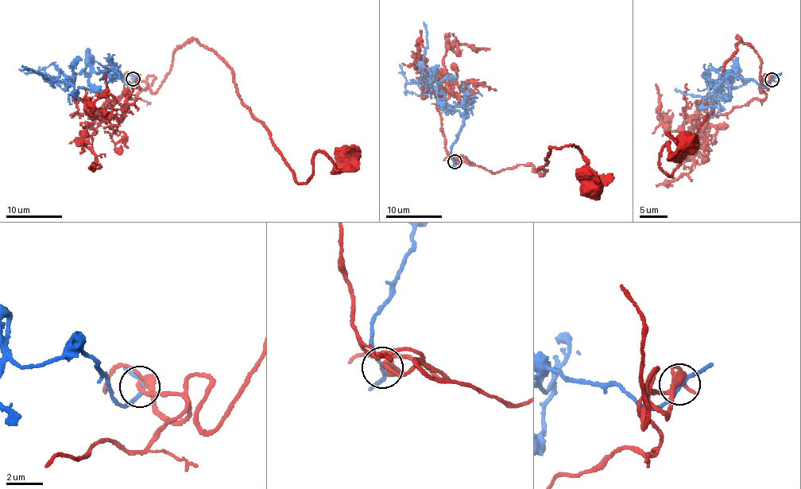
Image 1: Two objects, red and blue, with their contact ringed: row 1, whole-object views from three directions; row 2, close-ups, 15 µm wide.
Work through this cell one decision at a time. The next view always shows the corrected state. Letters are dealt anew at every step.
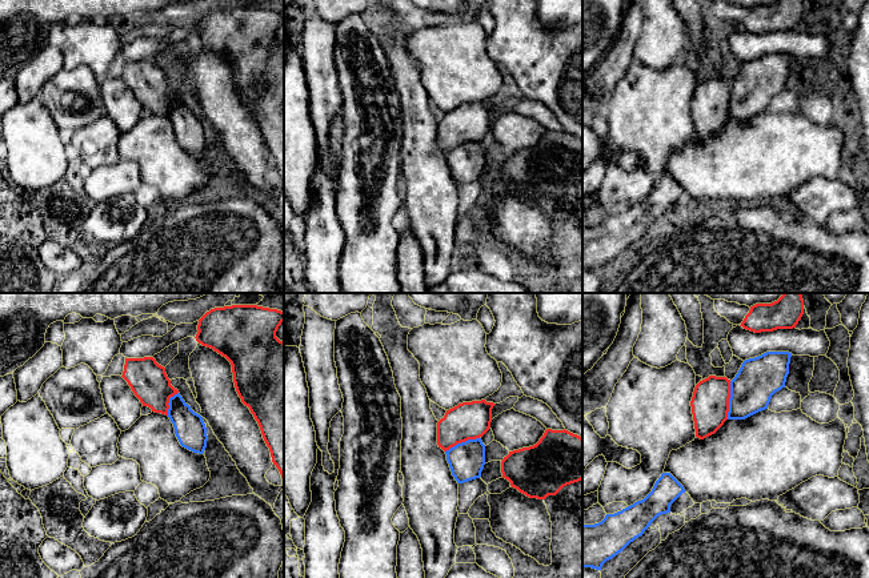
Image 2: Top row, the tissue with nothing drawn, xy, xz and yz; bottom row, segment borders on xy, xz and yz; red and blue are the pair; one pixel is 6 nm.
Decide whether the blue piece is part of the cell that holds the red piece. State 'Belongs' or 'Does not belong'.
Belongs

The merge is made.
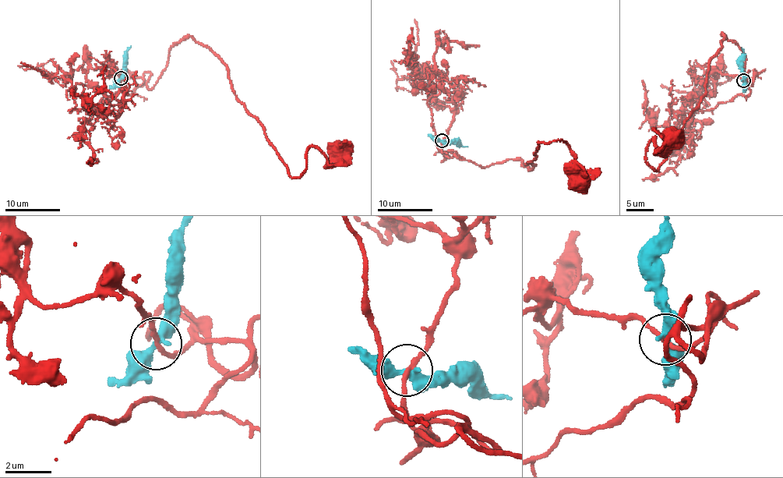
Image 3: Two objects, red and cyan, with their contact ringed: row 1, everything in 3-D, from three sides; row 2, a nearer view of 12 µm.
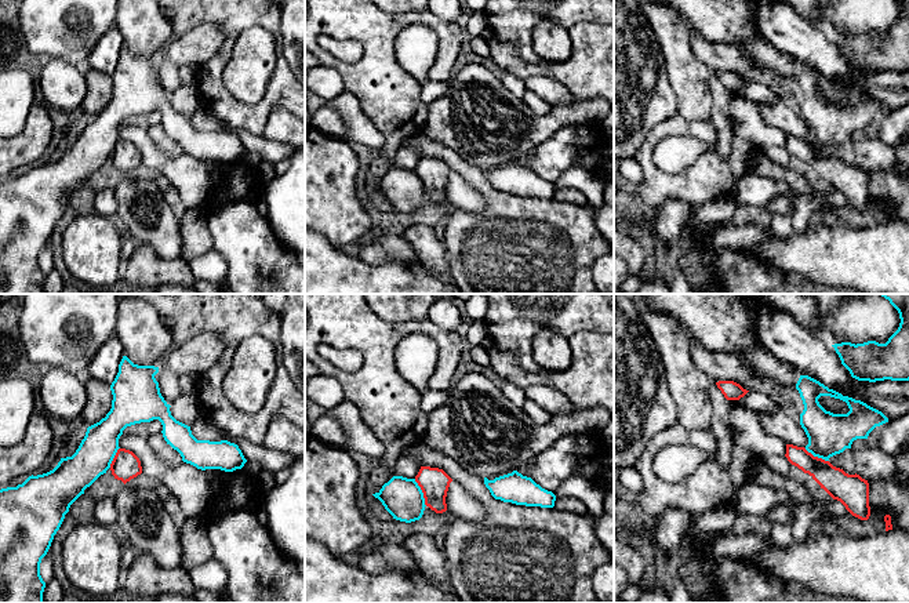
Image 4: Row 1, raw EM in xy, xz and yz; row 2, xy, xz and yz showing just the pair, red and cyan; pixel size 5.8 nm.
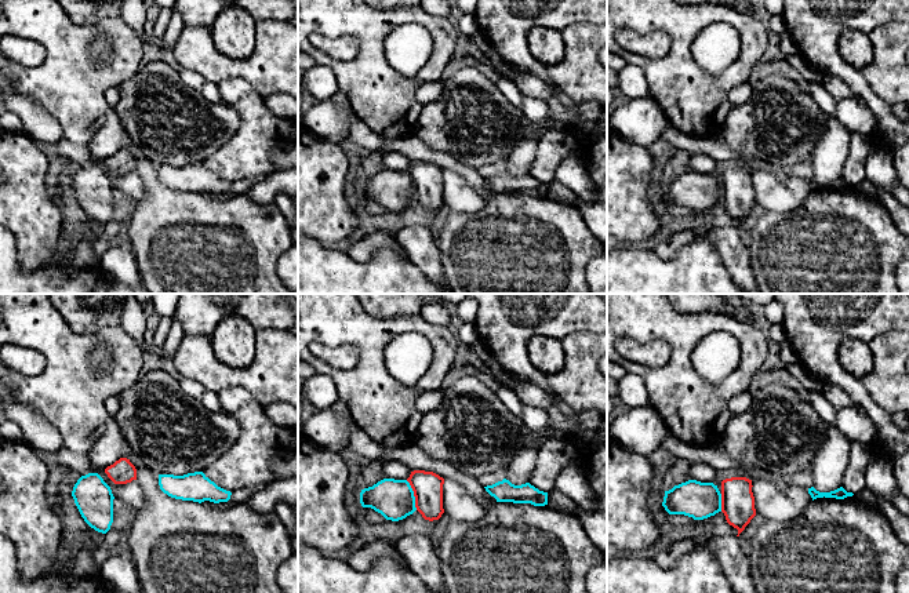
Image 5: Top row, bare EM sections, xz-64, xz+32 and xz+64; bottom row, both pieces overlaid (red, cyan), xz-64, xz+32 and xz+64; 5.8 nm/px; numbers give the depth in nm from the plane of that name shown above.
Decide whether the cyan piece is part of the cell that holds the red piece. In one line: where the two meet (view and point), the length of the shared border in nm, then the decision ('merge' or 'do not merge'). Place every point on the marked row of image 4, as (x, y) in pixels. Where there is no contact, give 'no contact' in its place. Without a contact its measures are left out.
meets red in xz at (422, 491); contact 180 nm long; do not merge

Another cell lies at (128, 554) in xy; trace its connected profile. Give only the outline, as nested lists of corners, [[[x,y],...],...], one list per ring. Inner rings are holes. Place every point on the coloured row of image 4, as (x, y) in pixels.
[[[124,545],[121,551],[121,569],[123,573],[127,571],[131,564],[134,563],[135,557],[138,555],[138,551],[130,545]]]

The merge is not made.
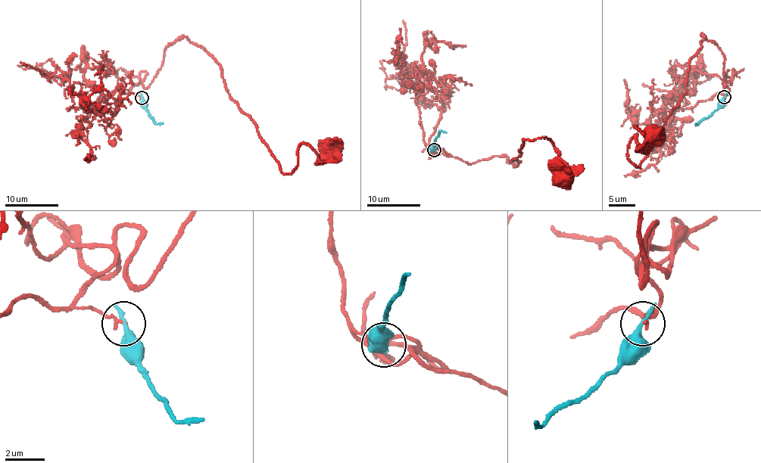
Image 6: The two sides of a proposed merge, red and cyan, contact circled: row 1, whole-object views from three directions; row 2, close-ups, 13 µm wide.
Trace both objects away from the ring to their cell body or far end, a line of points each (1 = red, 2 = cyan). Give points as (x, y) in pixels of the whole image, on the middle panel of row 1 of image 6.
1: (435, 150), (427, 146), (466, 163), (500, 155), (514, 166), (524, 139), (550, 138), (566, 178)
2: (435, 149), (439, 132), (447, 132)

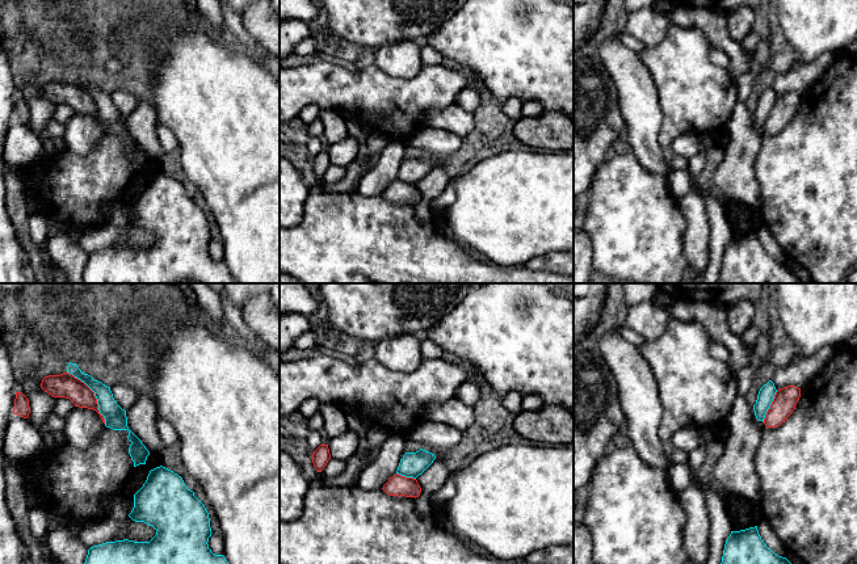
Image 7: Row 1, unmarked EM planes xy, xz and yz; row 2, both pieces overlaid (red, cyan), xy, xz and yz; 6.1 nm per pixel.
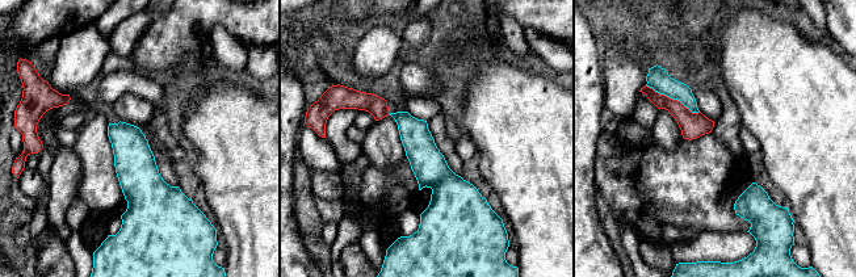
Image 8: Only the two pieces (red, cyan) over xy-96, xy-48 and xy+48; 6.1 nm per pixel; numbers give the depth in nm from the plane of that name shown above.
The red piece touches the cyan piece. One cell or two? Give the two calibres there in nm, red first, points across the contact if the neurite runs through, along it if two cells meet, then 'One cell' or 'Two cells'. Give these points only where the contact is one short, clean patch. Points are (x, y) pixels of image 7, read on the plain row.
Thickness 150 nm (red) against 130 nm. Boundary: xy (67, 78), (79, 84), (93, 99), (97, 116), (105, 129). Two cells

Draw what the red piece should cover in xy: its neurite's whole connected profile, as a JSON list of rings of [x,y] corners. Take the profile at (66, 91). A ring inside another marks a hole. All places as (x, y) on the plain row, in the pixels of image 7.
[[[63,79],[60,81],[45,83],[42,85],[41,93],[45,98],[54,104],[70,105],[75,110],[75,113],[96,117],[105,130],[105,125],[98,117],[94,98],[72,80]]]

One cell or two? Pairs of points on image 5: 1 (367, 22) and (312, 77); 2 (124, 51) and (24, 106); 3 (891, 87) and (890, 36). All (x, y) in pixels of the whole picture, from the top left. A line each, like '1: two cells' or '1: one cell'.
1: two cells
2: two cells
3: one cell

